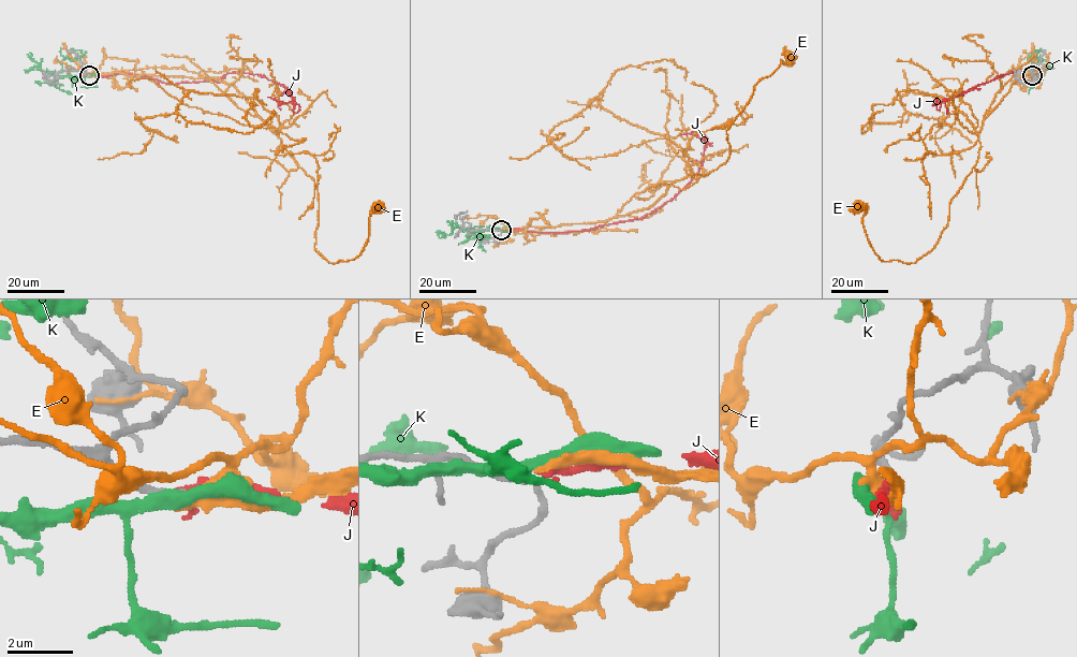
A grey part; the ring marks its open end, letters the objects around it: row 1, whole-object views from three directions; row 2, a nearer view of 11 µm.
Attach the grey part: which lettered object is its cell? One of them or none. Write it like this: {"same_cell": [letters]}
{"same_cell": []}

